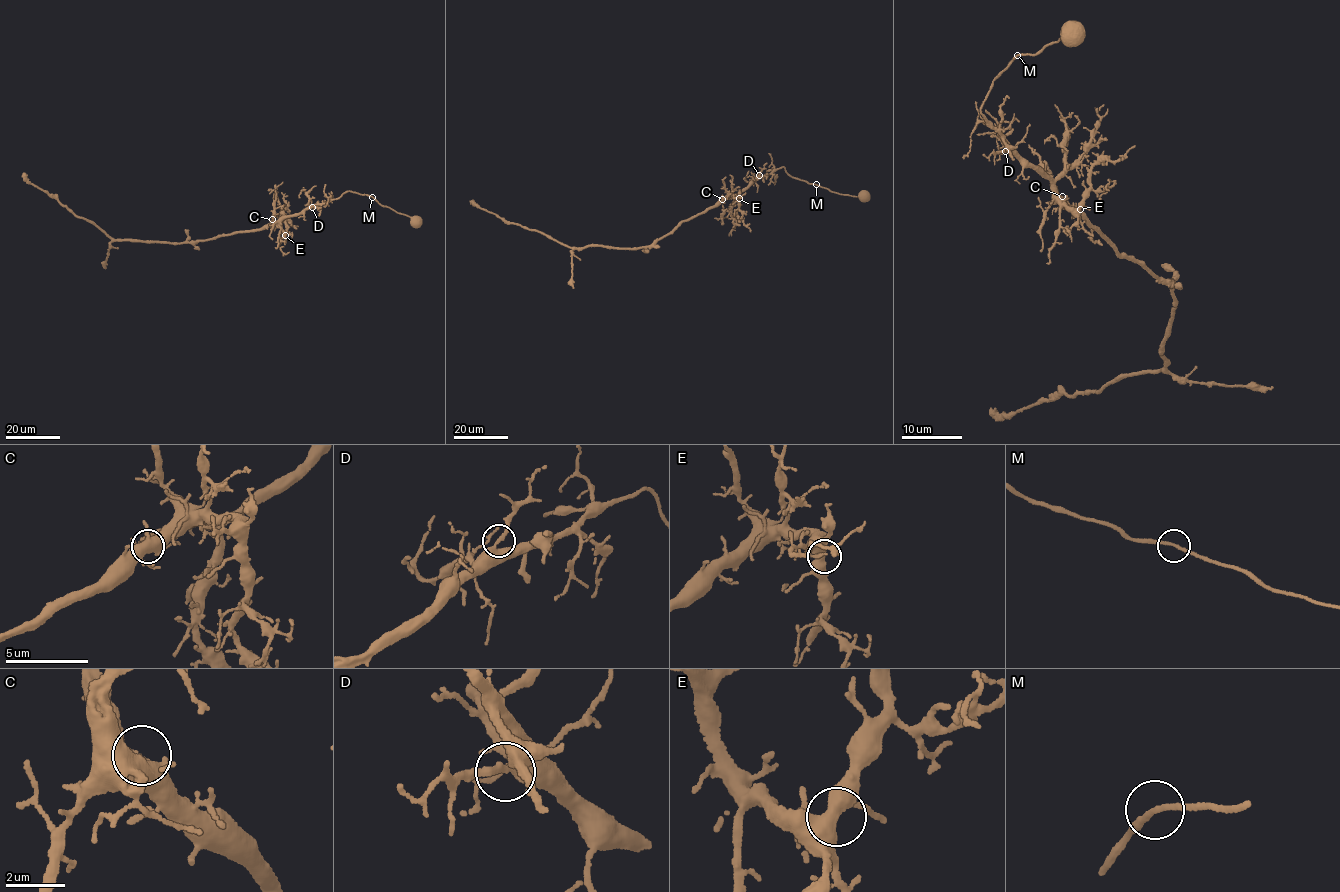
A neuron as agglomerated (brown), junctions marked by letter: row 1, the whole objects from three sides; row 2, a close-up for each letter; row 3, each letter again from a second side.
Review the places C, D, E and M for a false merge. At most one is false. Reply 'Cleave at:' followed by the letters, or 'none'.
Cleave at: none

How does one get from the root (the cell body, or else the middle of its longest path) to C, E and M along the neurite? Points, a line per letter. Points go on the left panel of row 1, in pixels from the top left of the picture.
C: (415, 222), (408, 216), (381, 205), (371, 196), (348, 191), (338, 198), (316, 203), (297, 214), (272, 219)
E: (415, 222), (408, 216), (381, 205), (371, 196), (348, 191), (338, 198), (284, 217), (280, 225), (285, 235)
M: (415, 222), (408, 216), (381, 205), (372, 197)

